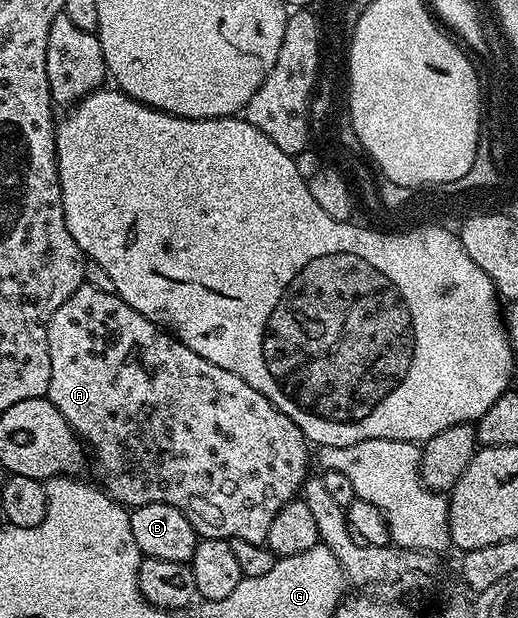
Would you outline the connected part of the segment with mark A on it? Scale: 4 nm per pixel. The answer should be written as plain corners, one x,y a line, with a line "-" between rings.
82,284
75,290
75,294
71,294
71,298
67,298
67,302
63,302
63,306
59,306
59,310
55,310
55,314
51,314
51,322
47,326
47,346
51,354
51,382
47,398
53,403
55,410
59,410
63,418
67,418
78,440
91,449
92,459
93,456
97,459
96,479
100,487
112,500
117,500
126,508
132,510
151,502
163,502
184,512
202,540
219,538
230,541
243,538
243,542
264,544
275,514
279,514
279,510
287,502
298,499
299,493
304,489
305,478
311,472
311,448
299,426
295,426
295,422
291,422
291,418
287,418
287,414
280,412
270,400
263,398
263,394
259,394
255,386
247,386
247,382
243,382
239,374
231,374
231,370
223,370
223,366
215,366
215,362
199,358
195,350
187,350
183,342
170,336
164,328
158,328
146,316
139,314
139,310
127,306
127,302
123,302
123,298
116,292
95,290
95,286

